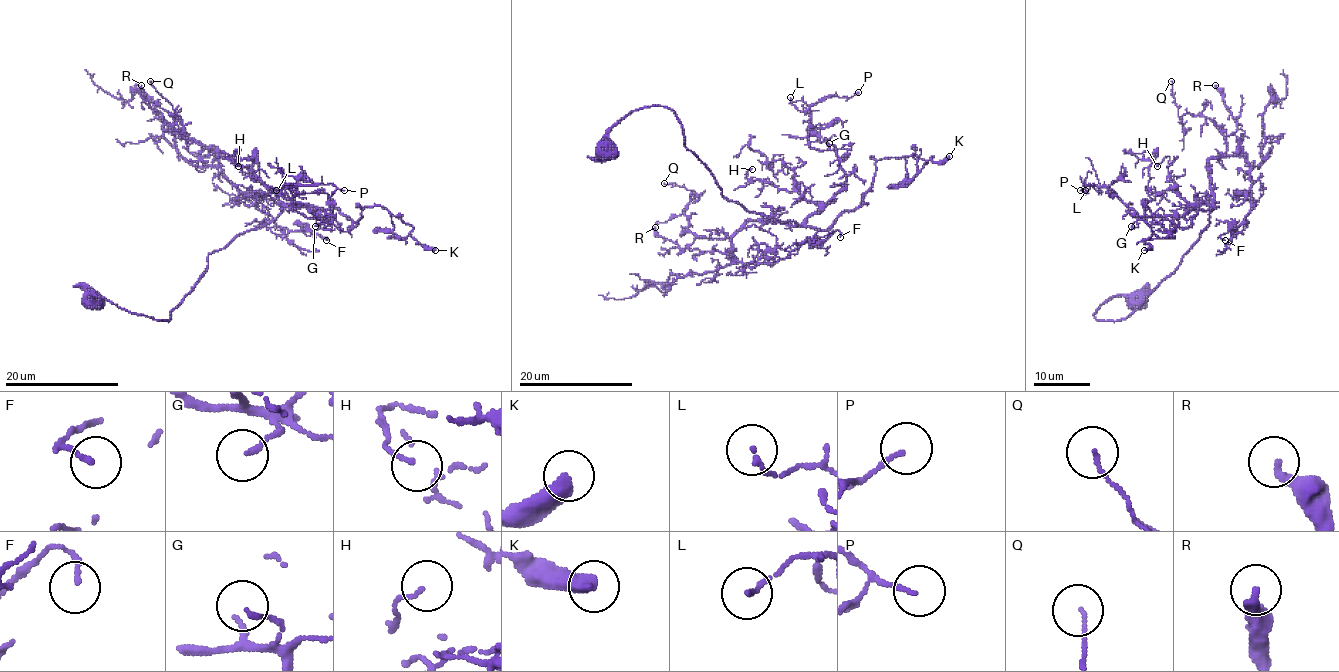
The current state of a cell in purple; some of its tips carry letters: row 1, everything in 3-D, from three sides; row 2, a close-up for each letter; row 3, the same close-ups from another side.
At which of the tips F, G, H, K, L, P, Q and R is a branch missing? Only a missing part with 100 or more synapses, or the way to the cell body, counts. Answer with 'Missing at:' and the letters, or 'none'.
Missing at: none

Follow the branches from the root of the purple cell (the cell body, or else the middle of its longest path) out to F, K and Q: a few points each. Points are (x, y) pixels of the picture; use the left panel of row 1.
F: (96, 300), (167, 321), (211, 253), (278, 216), (278, 197), (218, 156), (222, 173), (278, 226), (326, 240)
K: (96, 300), (167, 321), (211, 253), (288, 206), (337, 209), (349, 227), (366, 207), (383, 206), (435, 250)
Q: (96, 300), (167, 321), (211, 253), (282, 209), (245, 167), (188, 140), (150, 81)

